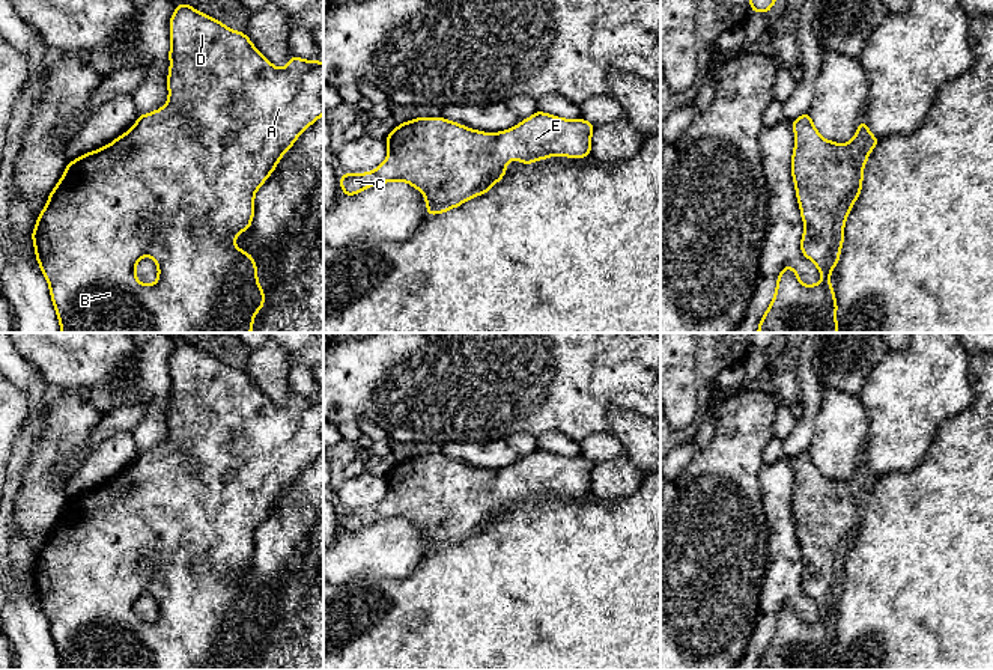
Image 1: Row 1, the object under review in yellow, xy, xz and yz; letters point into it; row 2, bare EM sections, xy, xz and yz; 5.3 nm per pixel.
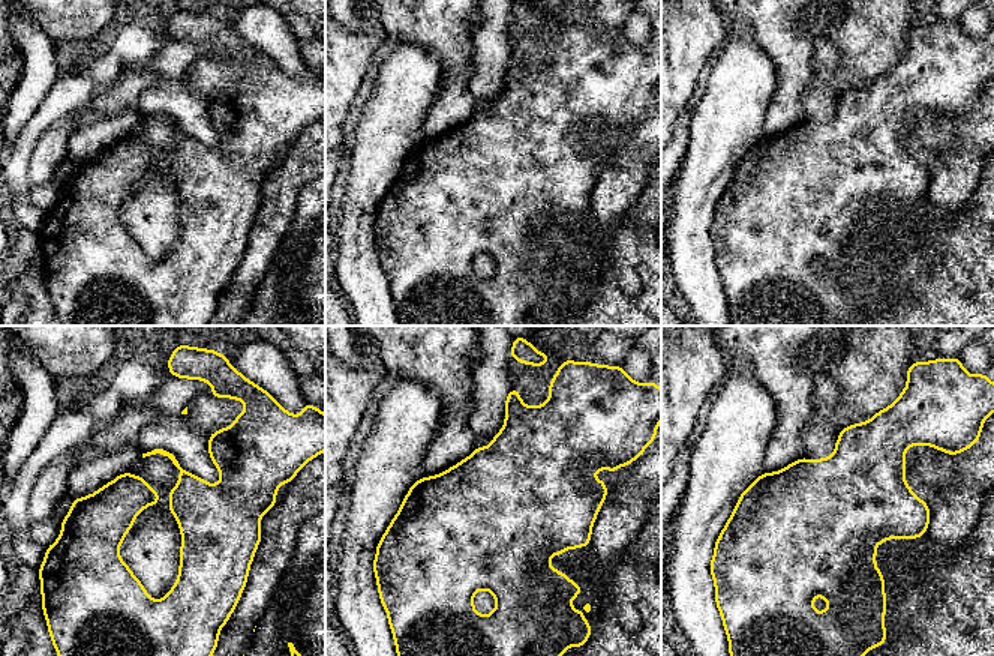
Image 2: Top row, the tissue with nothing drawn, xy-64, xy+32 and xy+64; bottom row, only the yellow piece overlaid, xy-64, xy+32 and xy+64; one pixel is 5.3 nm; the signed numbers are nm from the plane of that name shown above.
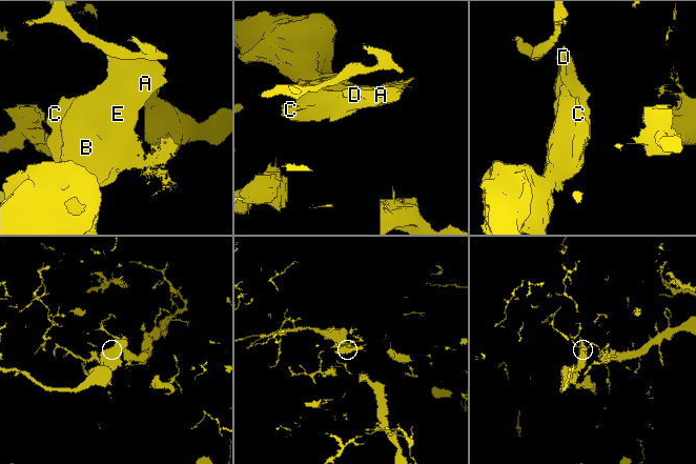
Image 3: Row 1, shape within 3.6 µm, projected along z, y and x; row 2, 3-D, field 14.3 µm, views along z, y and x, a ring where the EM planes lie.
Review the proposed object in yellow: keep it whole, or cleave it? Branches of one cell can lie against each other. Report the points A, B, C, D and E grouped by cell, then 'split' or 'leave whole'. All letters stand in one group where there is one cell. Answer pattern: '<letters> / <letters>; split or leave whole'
A B C D / E; split

